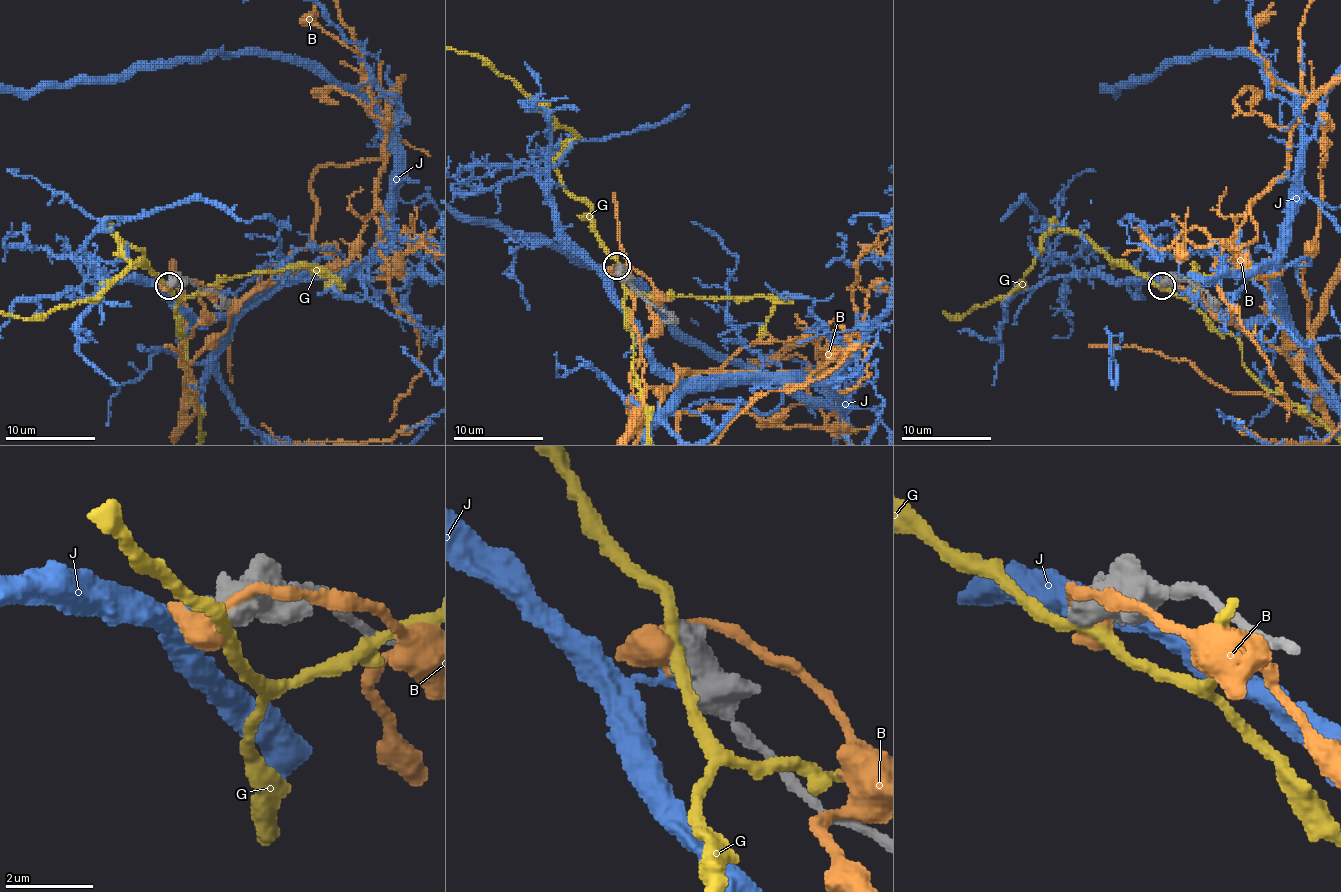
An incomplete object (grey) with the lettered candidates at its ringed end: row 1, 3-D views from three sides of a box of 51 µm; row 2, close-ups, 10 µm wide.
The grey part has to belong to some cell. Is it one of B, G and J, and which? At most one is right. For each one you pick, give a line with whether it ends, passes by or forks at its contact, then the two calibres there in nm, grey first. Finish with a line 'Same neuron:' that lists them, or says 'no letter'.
Same neuron: no letter

